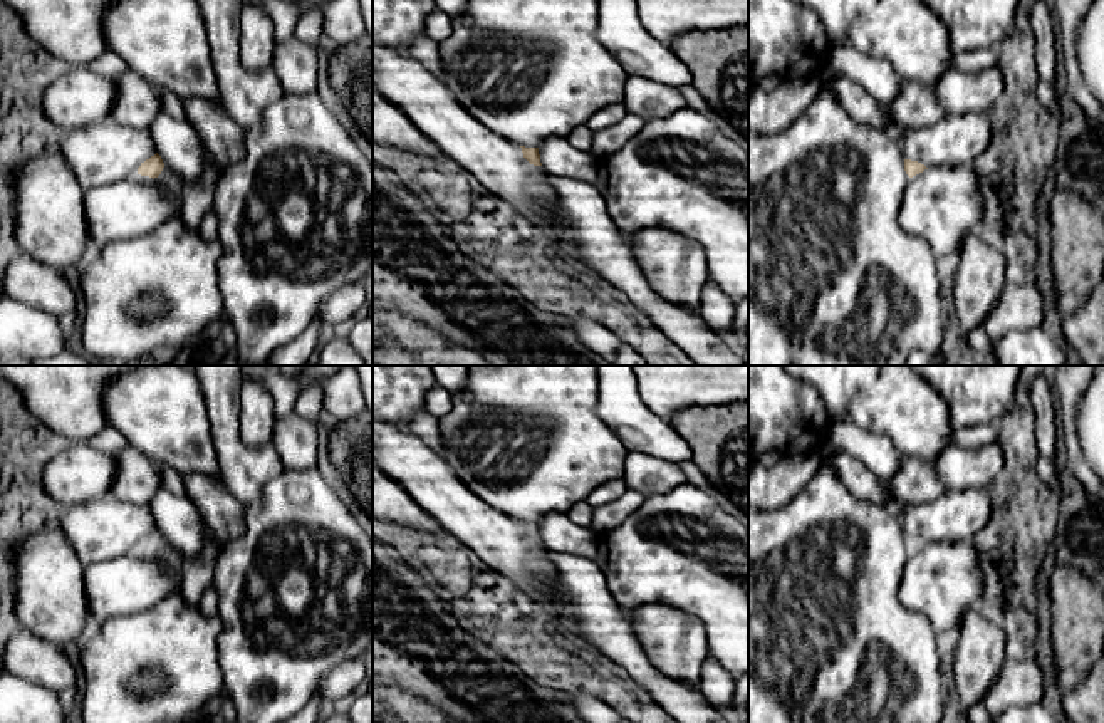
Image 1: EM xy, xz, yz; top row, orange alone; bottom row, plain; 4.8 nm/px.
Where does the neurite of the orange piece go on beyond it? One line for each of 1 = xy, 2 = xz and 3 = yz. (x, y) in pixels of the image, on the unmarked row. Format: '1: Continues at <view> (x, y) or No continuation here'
1: Continues at xy (103, 529)
2: Continues at xz (499, 540)
3: Continues at yz (953, 517)

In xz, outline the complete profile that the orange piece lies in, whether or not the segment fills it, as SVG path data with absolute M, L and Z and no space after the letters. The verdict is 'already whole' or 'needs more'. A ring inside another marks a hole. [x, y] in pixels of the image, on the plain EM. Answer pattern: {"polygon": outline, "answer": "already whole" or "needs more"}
{"polygon": "M372 418L372 463L394 480L440 527L502 574L534 602L547 609L547 589L555 579L539 523L525 523L495 510L475 495L446 461L408 429Z", "answer": "needs more"}

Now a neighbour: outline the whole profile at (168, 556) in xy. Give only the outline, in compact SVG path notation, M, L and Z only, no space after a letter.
M164 540L161 550L154 555L149 552L141 552L141 550L136 550L136 554L151 557L151 559L161 562L173 575L178 575L178 577L181 575L181 572L186 565L183 560L183 555L173 545L169 545L166 540Z

